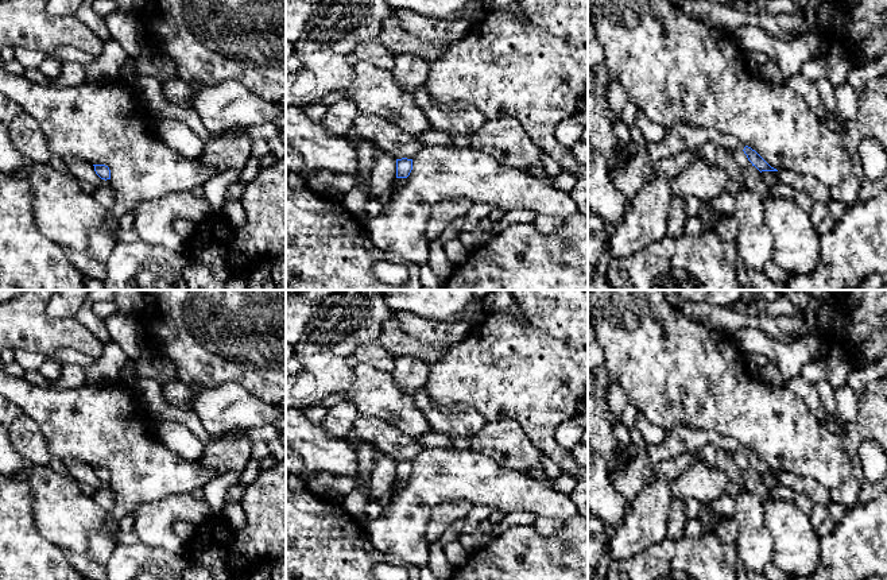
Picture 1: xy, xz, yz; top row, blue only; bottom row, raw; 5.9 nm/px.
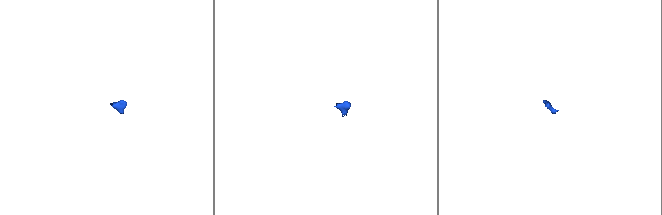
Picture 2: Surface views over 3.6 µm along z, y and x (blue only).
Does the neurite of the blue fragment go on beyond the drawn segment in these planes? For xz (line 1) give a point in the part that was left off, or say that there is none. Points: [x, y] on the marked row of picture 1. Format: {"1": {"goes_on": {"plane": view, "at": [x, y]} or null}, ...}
{"1": {"goes_on": {"plane": "xz", "at": [398, 181]}}}

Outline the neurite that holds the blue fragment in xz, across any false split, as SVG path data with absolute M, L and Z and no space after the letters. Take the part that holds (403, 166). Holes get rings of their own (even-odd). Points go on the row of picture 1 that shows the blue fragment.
M407 158L396 159L396 179L394 181L390 201L392 196L396 193L398 187L410 175L411 170L412 170L412 159L407 159Z

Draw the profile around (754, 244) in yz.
M743 189L735 197L733 216L739 225L736 251L745 268L763 271L772 259L772 236L764 220L764 201L759 193Z

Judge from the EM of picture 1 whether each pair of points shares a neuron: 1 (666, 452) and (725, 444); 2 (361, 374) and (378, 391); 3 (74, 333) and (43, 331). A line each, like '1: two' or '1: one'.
1: one
2: one
3: one

